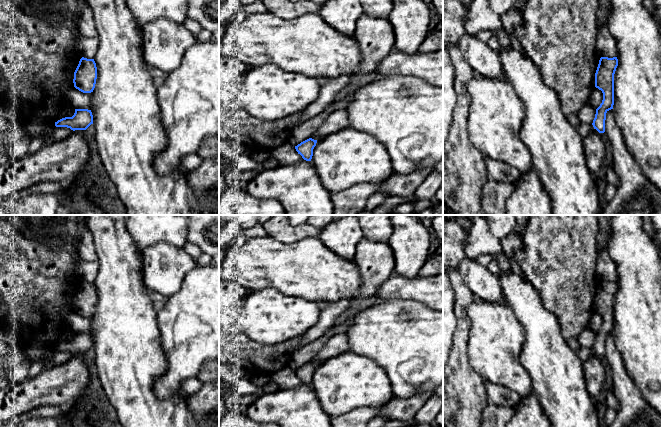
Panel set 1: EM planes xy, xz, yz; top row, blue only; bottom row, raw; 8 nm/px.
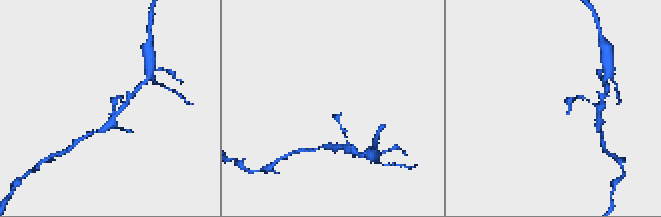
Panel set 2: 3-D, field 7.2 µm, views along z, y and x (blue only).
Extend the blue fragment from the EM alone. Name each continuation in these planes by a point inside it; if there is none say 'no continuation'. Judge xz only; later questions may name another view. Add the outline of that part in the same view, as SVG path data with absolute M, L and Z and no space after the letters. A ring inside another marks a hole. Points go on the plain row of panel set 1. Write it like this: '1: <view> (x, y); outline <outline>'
no continuation

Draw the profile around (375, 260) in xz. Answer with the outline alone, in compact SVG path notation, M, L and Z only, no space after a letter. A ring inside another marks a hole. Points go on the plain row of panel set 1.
M363 238L356 246L354 262L363 280L355 302L374 296L378 287L394 274L393 251L386 242L374 242Z

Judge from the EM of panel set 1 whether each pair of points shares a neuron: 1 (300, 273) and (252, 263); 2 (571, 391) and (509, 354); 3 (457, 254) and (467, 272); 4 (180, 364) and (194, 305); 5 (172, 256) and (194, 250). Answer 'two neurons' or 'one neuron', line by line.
1: one neuron
2: two neurons
3: two neurons
4: one neuron
5: two neurons

